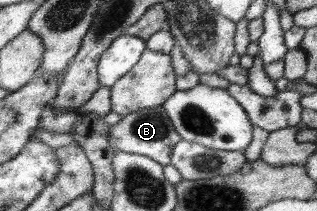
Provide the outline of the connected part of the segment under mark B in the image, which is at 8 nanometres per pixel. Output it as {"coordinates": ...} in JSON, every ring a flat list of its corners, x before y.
{"coordinates":[[161,107,146,108,136,110,134,113,126,114,120,118,120,121,116,125,113,125,108,130,108,143,114,150,123,151,126,153,136,153,138,155,145,155,150,157,151,160,161,163,163,166,171,164,172,148,181,140,180,135,175,131,174,125,172,125,167,113]]}

